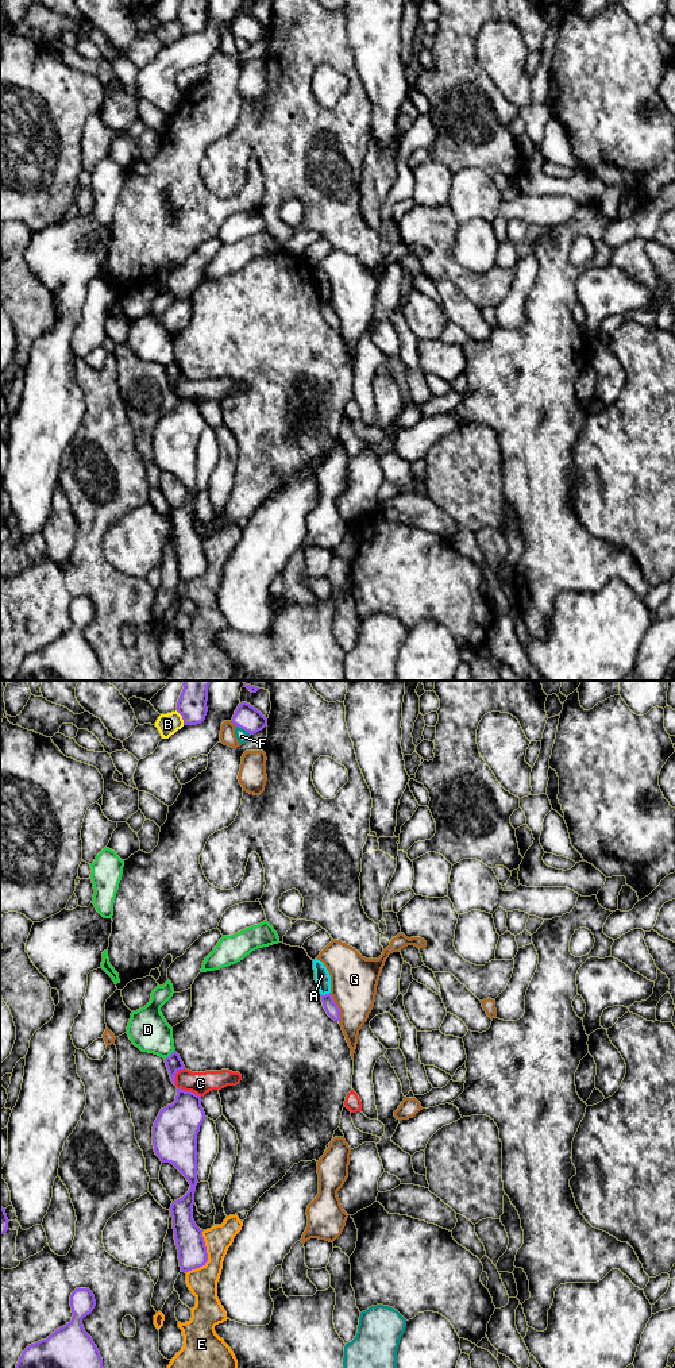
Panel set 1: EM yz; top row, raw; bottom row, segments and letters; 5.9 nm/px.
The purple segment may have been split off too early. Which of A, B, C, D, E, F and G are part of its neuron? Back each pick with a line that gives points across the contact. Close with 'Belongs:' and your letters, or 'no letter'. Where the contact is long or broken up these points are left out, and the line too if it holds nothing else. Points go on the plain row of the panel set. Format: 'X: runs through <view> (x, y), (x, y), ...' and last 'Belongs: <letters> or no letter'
Belongs: no letter

